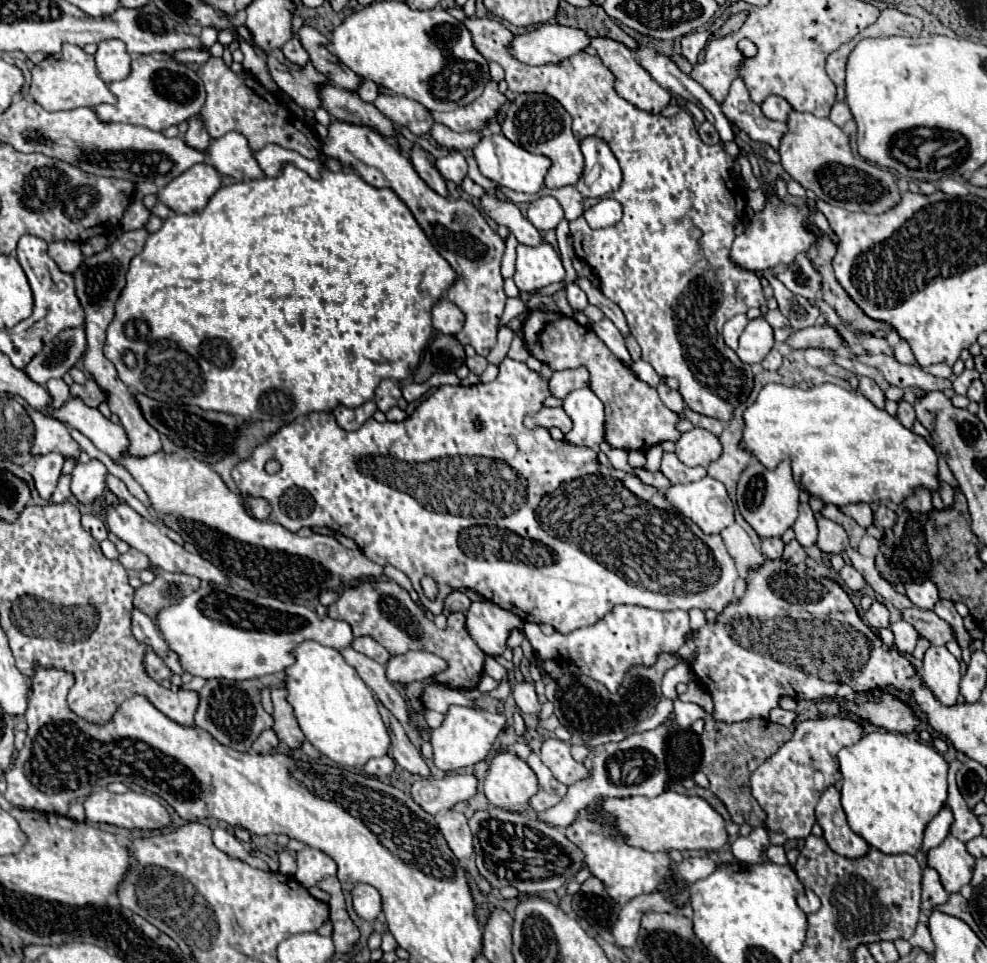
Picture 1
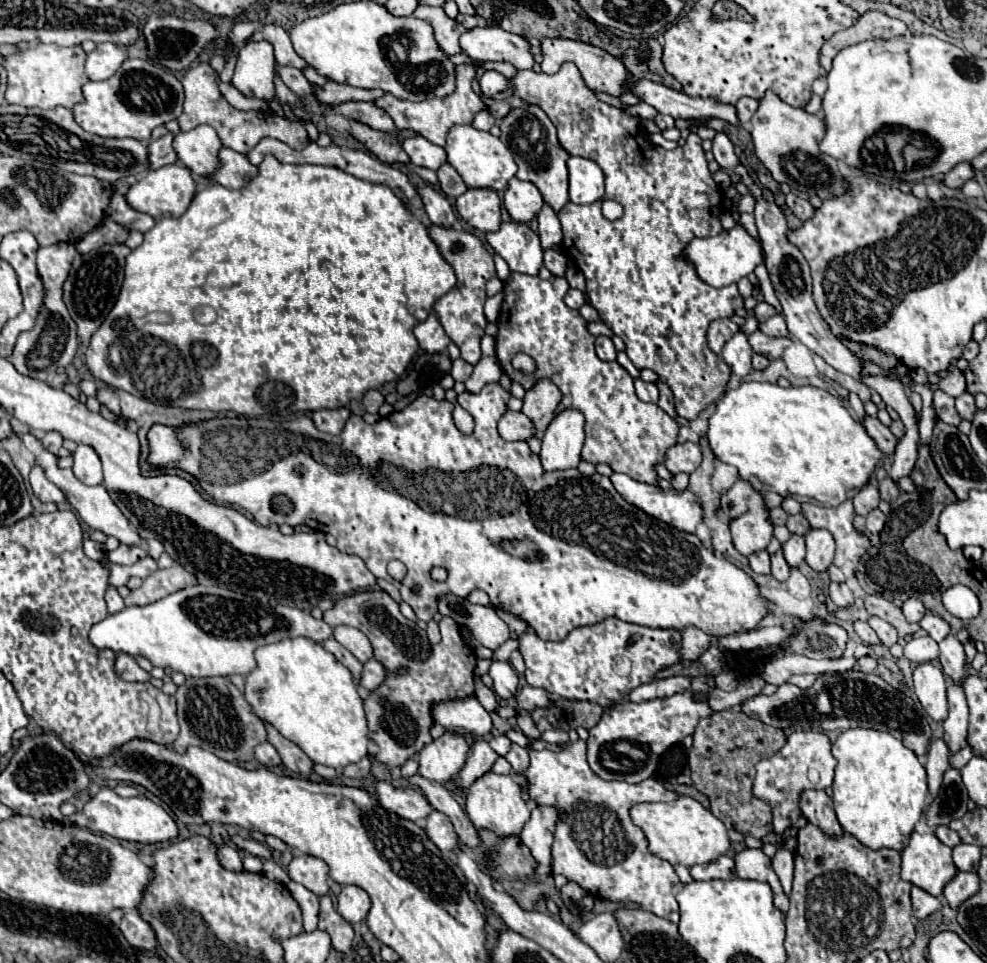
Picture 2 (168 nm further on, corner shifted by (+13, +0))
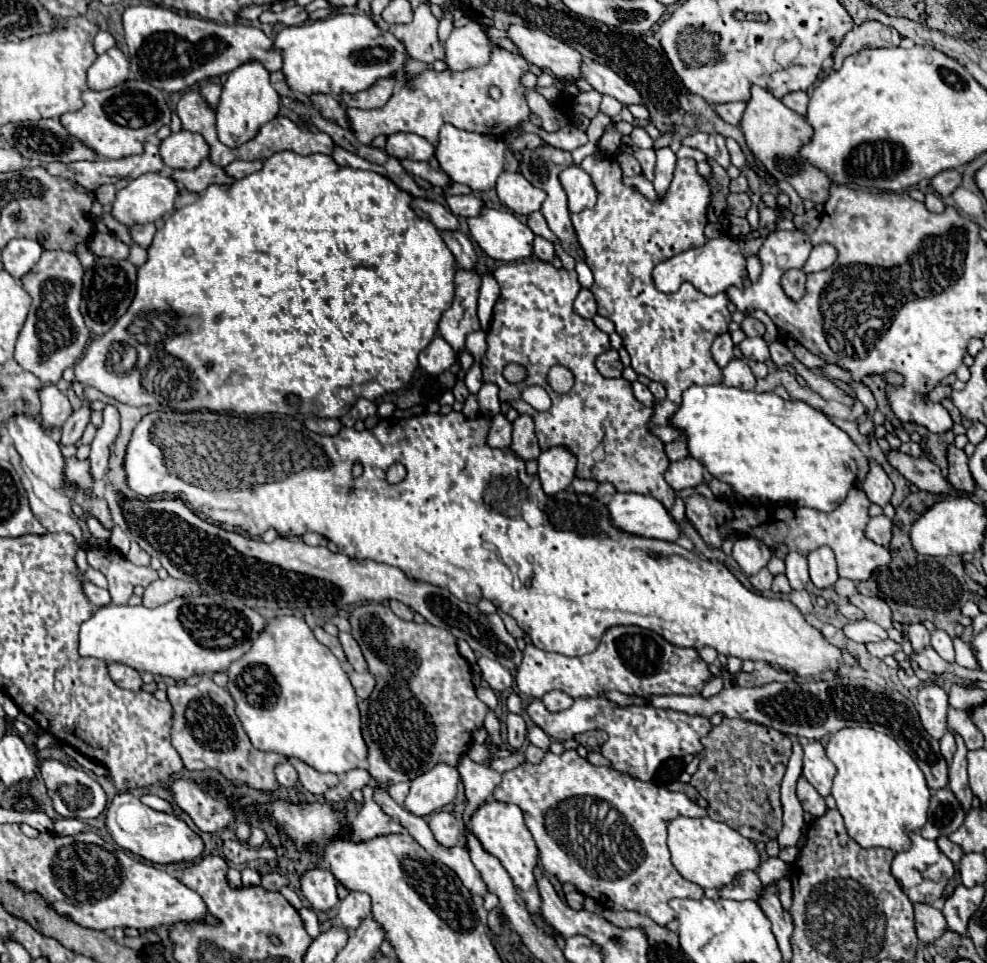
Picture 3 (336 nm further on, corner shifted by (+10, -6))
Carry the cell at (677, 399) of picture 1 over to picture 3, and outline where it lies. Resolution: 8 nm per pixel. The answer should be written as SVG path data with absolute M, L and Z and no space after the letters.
M634 382L632 388L634 388L634 396L636 396L642 404L646 404L646 406L654 406L654 404L656 404L656 398L654 398L652 392L648 390L648 386L644 386L644 384L640 384L640 382Z

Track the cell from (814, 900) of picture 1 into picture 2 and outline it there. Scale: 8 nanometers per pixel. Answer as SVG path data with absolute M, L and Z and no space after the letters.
M783 842L777 844L777 852L773 856L773 870L777 872L781 886L785 894L791 894L791 882L793 882L793 852L789 852Z

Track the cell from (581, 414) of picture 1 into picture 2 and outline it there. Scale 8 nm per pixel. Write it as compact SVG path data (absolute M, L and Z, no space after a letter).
M565 410L553 418L545 430L541 444L541 466L545 472L577 468L581 462L581 446L585 440L583 414L577 410Z

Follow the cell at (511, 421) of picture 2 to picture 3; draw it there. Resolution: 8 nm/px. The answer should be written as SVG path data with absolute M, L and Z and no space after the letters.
M504 414L492 418L492 428L488 432L488 444L492 448L508 448L512 444L512 422Z

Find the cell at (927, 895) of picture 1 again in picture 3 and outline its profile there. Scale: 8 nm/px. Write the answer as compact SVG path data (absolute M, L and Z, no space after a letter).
M914 904L914 916L916 916L916 932L918 938L926 944L934 942L944 930L946 930L946 918L938 908L932 908L930 904Z

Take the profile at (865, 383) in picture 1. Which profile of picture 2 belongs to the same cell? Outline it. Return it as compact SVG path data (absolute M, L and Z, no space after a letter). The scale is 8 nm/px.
M869 418L865 420L865 430L867 434L877 442L877 446L881 446L881 450L885 450L887 456L891 456L895 452L897 446L897 438L891 434L889 428L885 428L877 418Z

